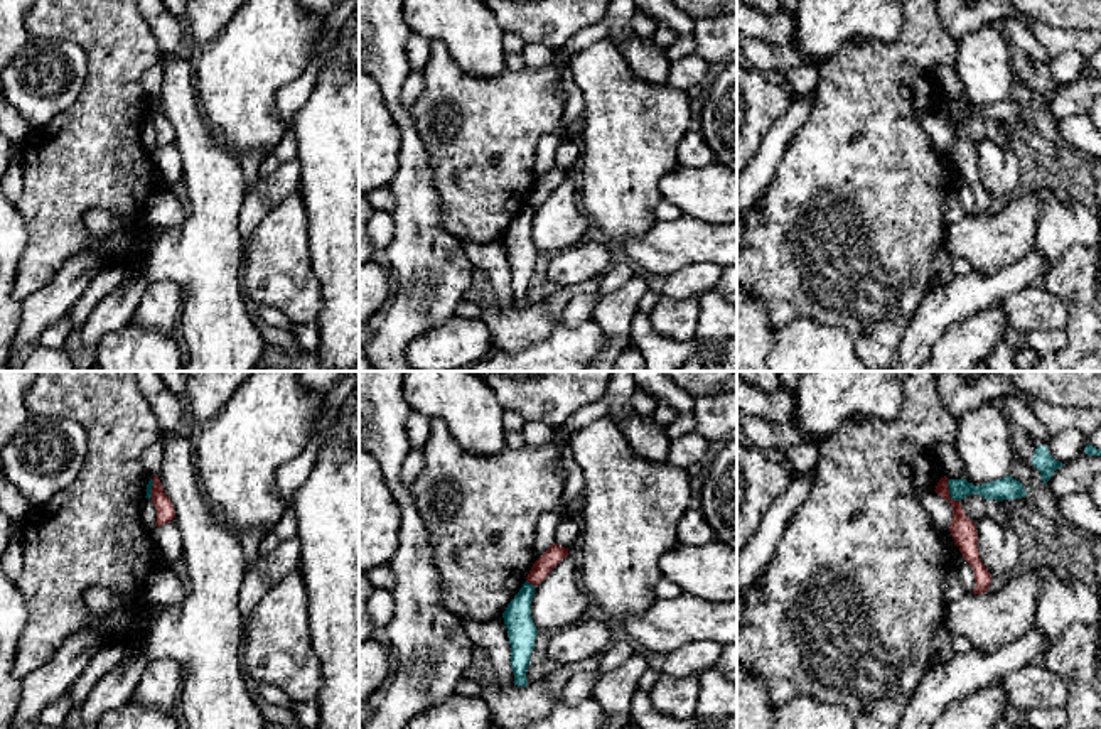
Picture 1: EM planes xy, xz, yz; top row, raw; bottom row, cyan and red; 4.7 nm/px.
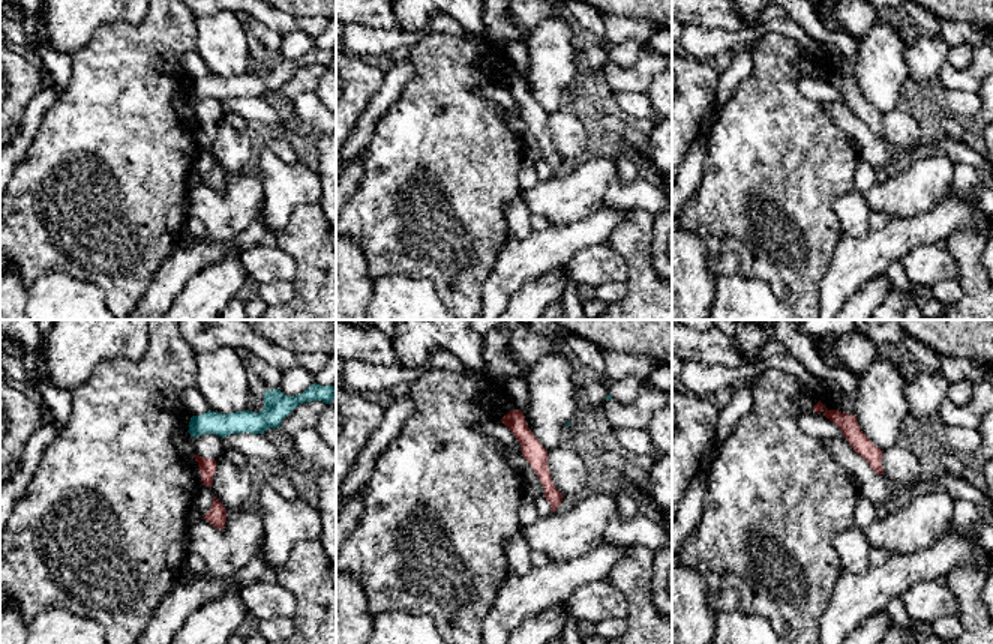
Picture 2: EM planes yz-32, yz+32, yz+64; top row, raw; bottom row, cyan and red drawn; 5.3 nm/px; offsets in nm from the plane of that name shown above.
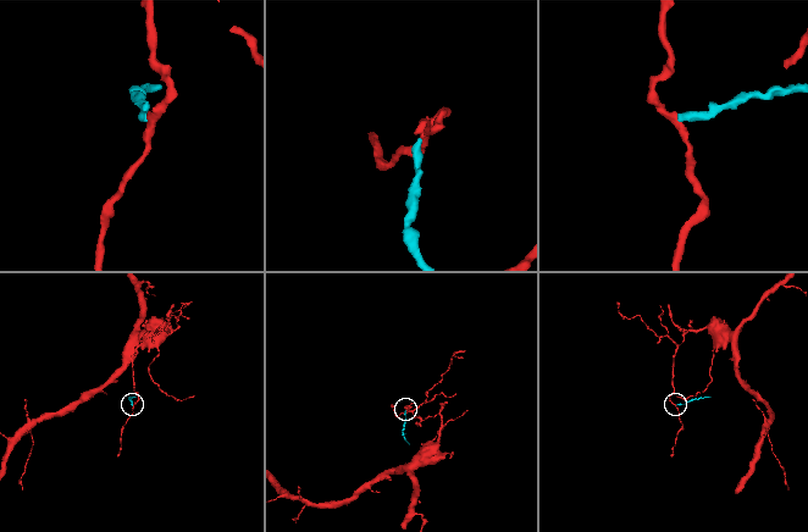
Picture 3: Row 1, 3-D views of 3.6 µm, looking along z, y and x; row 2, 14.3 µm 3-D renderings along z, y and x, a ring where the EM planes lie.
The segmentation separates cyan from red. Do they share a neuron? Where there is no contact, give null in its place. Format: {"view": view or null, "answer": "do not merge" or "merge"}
{"view": "yz", "answer": "do not merge"}

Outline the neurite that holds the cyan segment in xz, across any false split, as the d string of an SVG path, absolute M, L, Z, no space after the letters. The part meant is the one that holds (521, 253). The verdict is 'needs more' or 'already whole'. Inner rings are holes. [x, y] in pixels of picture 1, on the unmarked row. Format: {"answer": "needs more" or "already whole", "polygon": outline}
{"answer": "already whole", "polygon": "M528 202L523 206L514 221L502 235L511 267L511 289L514 294L514 307L526 309L526 294L534 272L538 251L531 241L531 223L534 219L534 208Z"}

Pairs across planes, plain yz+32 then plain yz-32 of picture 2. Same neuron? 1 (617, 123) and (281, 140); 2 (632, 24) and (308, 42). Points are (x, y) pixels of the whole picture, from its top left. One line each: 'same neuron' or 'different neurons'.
1: different neurons
2: different neurons

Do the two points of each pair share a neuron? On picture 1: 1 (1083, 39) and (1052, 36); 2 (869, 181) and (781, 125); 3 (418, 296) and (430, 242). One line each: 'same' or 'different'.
1: same
2: different
3: same

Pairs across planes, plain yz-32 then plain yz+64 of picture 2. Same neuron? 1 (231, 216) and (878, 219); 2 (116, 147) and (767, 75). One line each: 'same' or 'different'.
1: different
2: same

